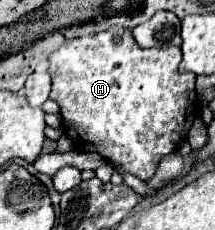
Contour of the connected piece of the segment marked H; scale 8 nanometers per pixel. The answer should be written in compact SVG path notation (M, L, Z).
M110 27L102 33L94 33L94 35L86 35L86 37L78 37L78 39L70 39L66 41L58 51L54 51L50 55L50 75L52 75L52 93L50 99L54 99L60 105L60 115L64 119L64 131L72 137L74 141L74 149L76 151L94 151L98 155L102 155L108 161L120 163L128 173L140 177L142 181L150 179L150 175L154 175L156 167L158 167L158 159L162 159L162 155L168 155L170 151L176 151L180 147L180 143L186 141L188 129L192 127L192 121L198 115L198 103L196 103L196 91L194 91L194 73L180 73L178 65L180 65L180 47L164 47L164 49L142 49L134 43L134 37L128 29L124 27Z

